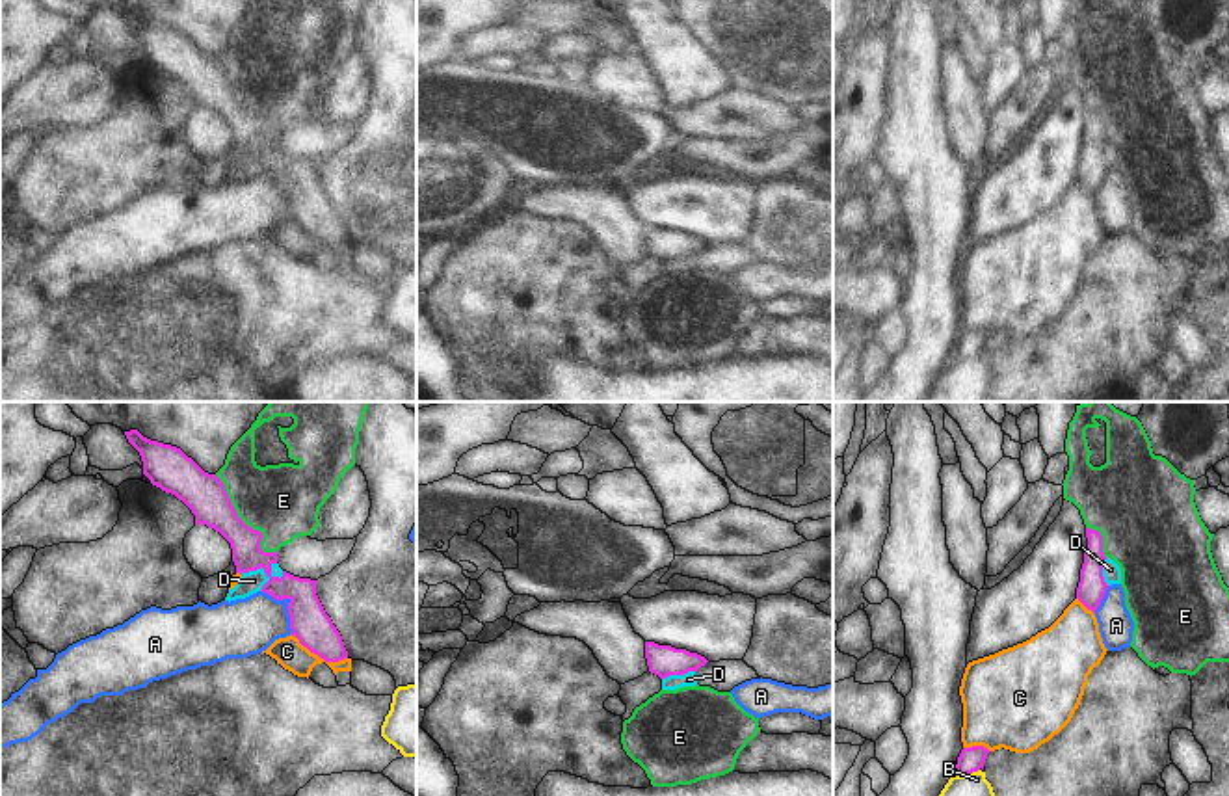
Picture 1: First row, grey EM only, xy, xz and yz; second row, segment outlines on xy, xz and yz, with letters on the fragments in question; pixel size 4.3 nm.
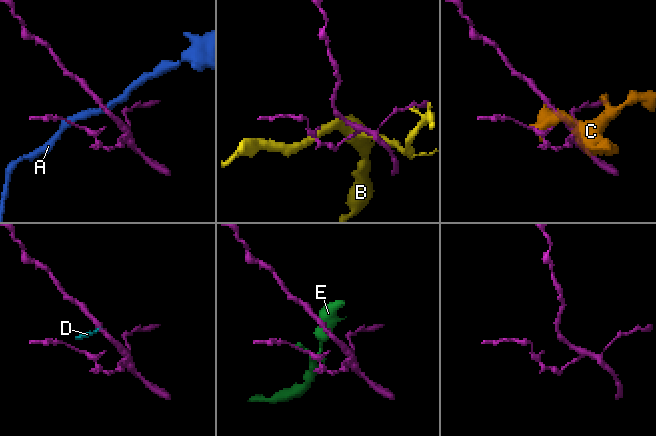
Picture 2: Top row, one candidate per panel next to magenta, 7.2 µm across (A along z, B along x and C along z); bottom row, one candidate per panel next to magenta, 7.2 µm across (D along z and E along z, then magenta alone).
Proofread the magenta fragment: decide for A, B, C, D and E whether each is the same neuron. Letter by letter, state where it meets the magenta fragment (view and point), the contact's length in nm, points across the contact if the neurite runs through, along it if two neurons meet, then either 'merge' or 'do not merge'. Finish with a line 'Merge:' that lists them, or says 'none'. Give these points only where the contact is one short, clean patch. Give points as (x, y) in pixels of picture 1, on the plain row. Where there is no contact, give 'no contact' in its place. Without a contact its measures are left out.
A: xy (289, 186) | 240 nm | along xy (261, 173), (289, 185), (287, 198), (292, 216) | do not merge
B: yz (965, 358) | 110 nm | do not merge
C: xy (318, 238) | 260 nm | do not merge
D: xy (263, 151) | 190 nm | along xy (283, 155), (279, 160), (268, 159), (261, 151), (240, 157) | do not merge
E: xy (242, 105) | 440 nm | along xy (214, 58), (235, 95), (263, 119), (261, 131), (276, 136) | do not merge
Merge: none

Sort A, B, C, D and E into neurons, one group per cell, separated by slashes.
A / B / C / D / E

